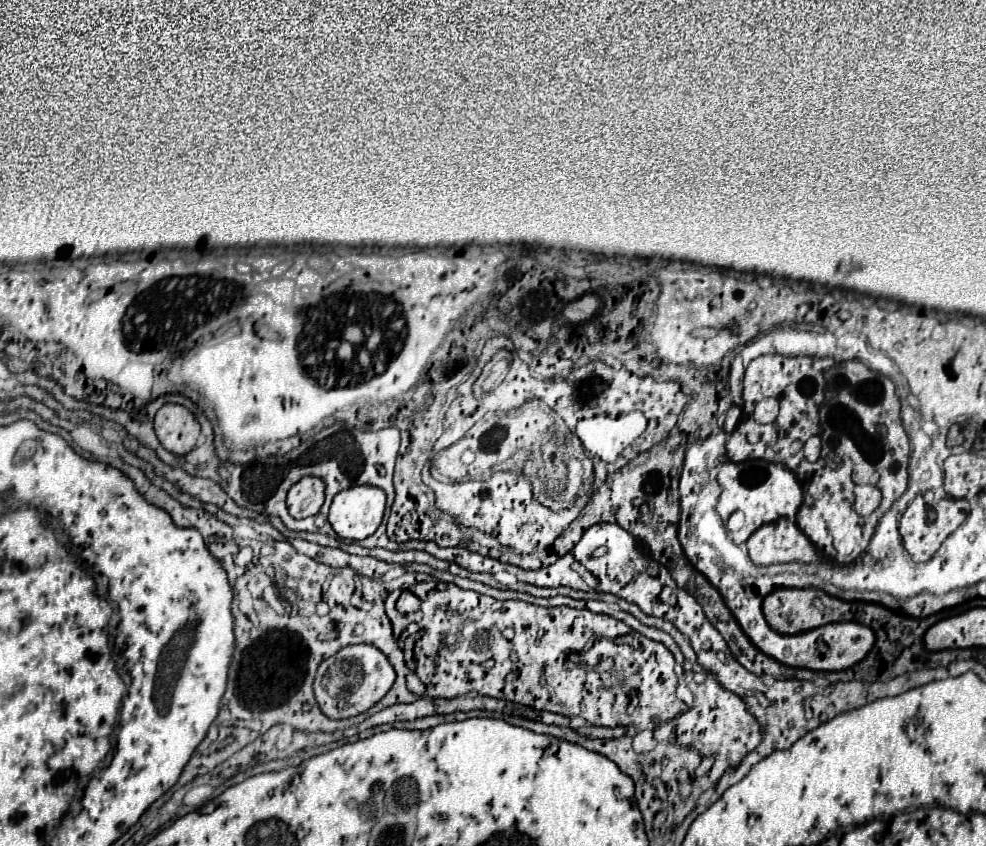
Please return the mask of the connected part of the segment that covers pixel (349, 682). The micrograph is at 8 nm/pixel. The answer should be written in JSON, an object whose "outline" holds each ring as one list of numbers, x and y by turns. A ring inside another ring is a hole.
{"outline":[[355,644,341,648,337,654,319,664,313,690,315,690,315,700,327,718,345,720,361,712,367,712,389,692,393,682,395,682,395,670,389,664,387,656,375,646]]}

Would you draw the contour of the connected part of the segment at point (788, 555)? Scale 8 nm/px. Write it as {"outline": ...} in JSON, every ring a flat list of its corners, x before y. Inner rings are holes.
{"outline":[[777,520,757,528,749,540,749,558,755,564,817,562,817,548,791,520]]}

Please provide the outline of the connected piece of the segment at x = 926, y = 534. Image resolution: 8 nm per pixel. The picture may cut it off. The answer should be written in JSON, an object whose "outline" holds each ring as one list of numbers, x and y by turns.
{"outline":[[919,494,905,510,899,522,899,532,903,538,903,546,911,554,915,562,927,562,933,558,933,554,939,550,943,540,967,518,969,502,967,500,955,500,955,498,943,498,937,504,929,504,923,494]]}

